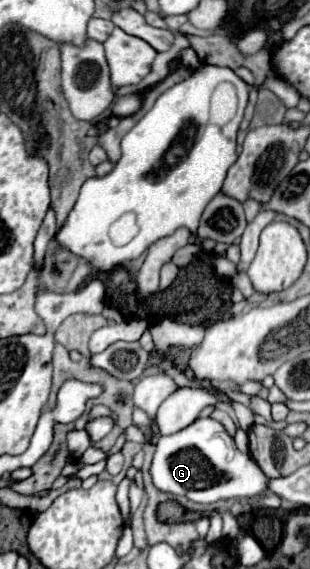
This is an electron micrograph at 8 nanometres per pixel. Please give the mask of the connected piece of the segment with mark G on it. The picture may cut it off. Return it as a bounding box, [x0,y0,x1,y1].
[152,418,268,504]

